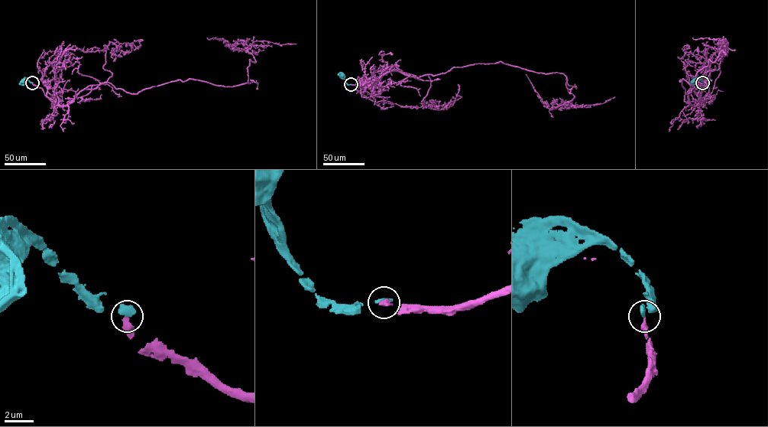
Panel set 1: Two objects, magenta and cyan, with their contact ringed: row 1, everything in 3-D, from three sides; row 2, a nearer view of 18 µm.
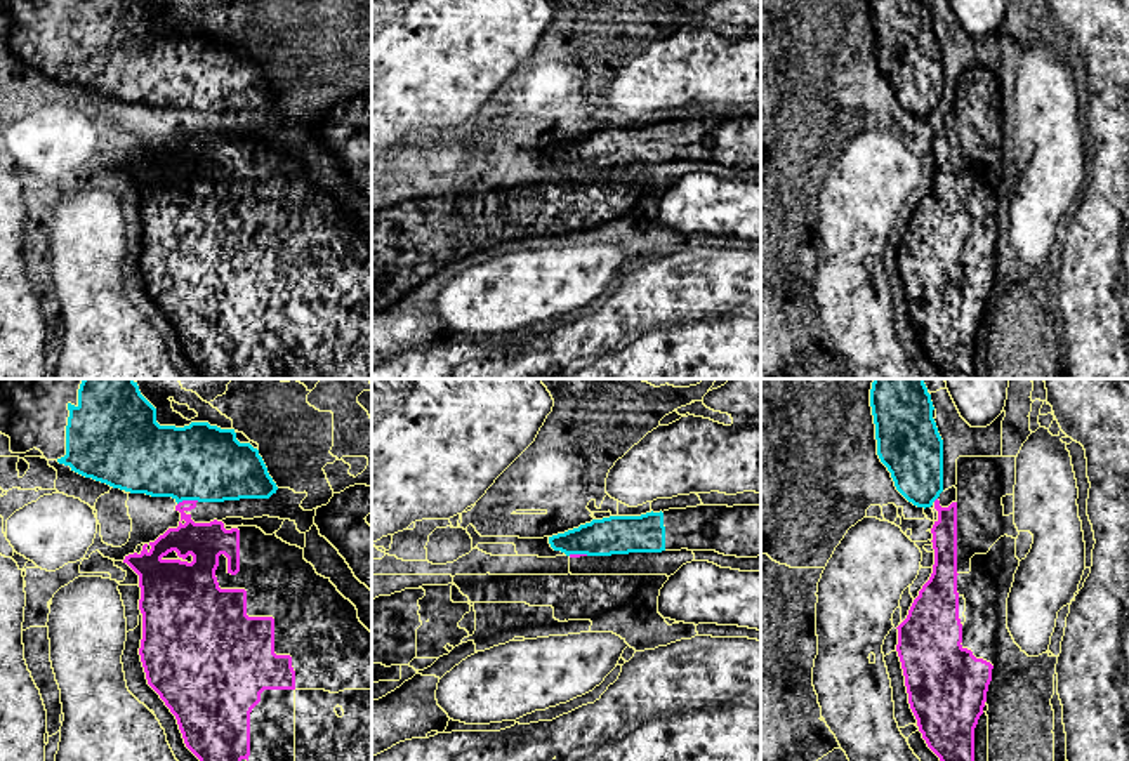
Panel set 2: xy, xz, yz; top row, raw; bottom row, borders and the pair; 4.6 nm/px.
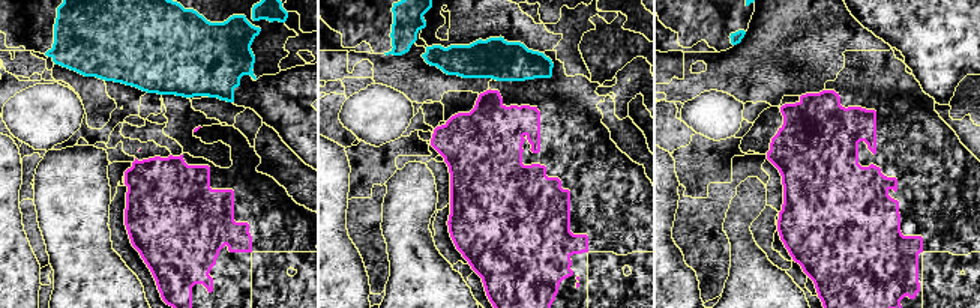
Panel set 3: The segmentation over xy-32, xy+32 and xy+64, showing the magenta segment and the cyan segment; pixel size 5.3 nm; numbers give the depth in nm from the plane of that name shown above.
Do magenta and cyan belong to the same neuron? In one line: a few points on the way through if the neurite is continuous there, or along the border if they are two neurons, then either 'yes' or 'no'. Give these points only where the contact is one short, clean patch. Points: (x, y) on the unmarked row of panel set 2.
border along xy (198, 112), (181, 112), (178, 115); no

